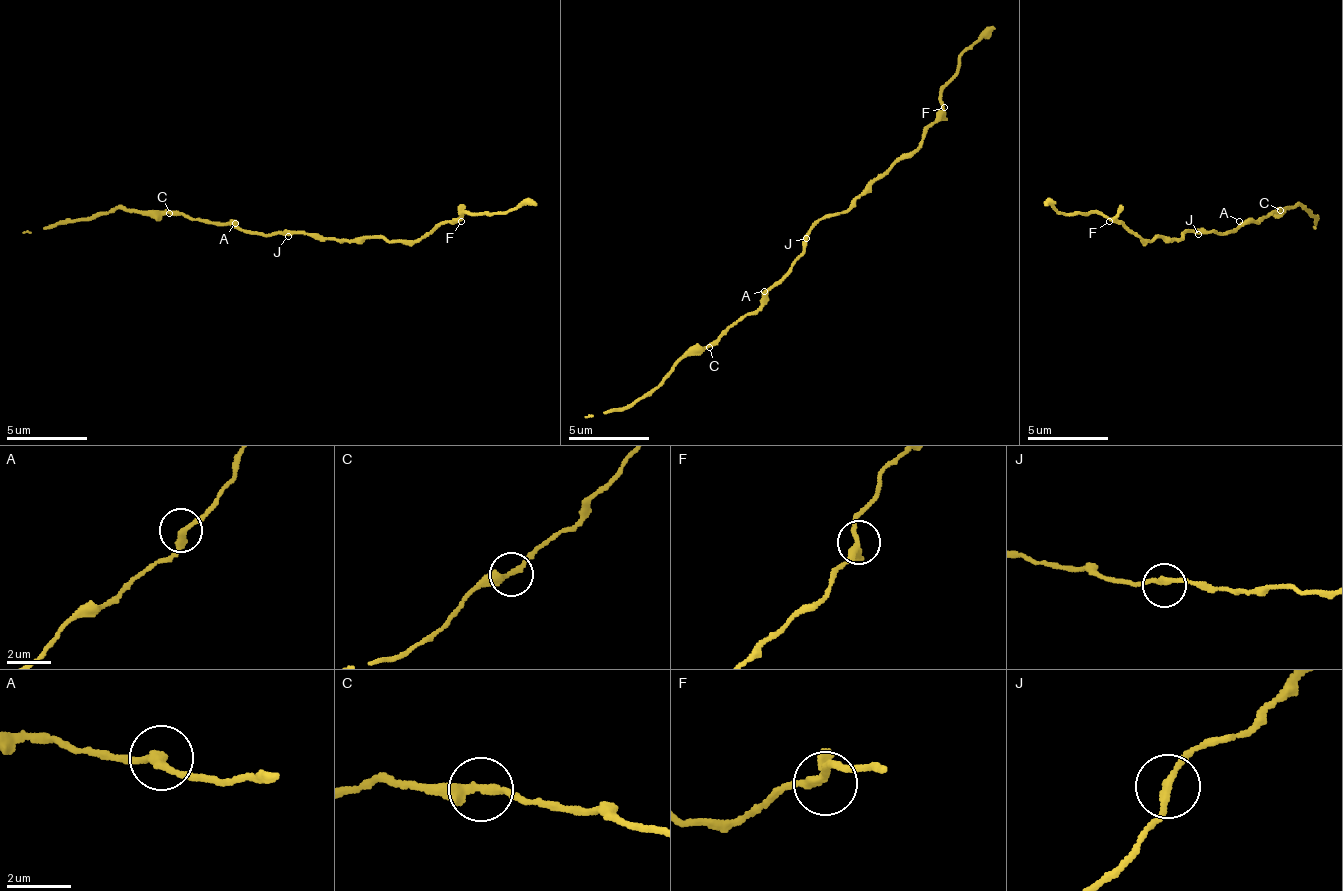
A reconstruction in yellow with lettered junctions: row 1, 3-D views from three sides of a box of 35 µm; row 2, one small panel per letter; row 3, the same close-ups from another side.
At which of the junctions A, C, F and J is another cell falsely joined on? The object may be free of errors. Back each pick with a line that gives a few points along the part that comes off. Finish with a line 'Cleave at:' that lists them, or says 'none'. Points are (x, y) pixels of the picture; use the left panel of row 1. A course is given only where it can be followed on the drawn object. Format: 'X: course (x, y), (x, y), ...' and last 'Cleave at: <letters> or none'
Cleave at: none

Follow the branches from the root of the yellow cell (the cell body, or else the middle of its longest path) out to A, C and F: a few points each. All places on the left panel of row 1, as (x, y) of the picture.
A: (291, 232), (250, 235), (235, 223)
C: (291, 232), (249, 235), (228, 222), (200, 222), (195, 218), (170, 214)
F: (291, 232), (339, 240), (362, 240), (367, 236), (415, 241), (440, 225), (461, 221)

